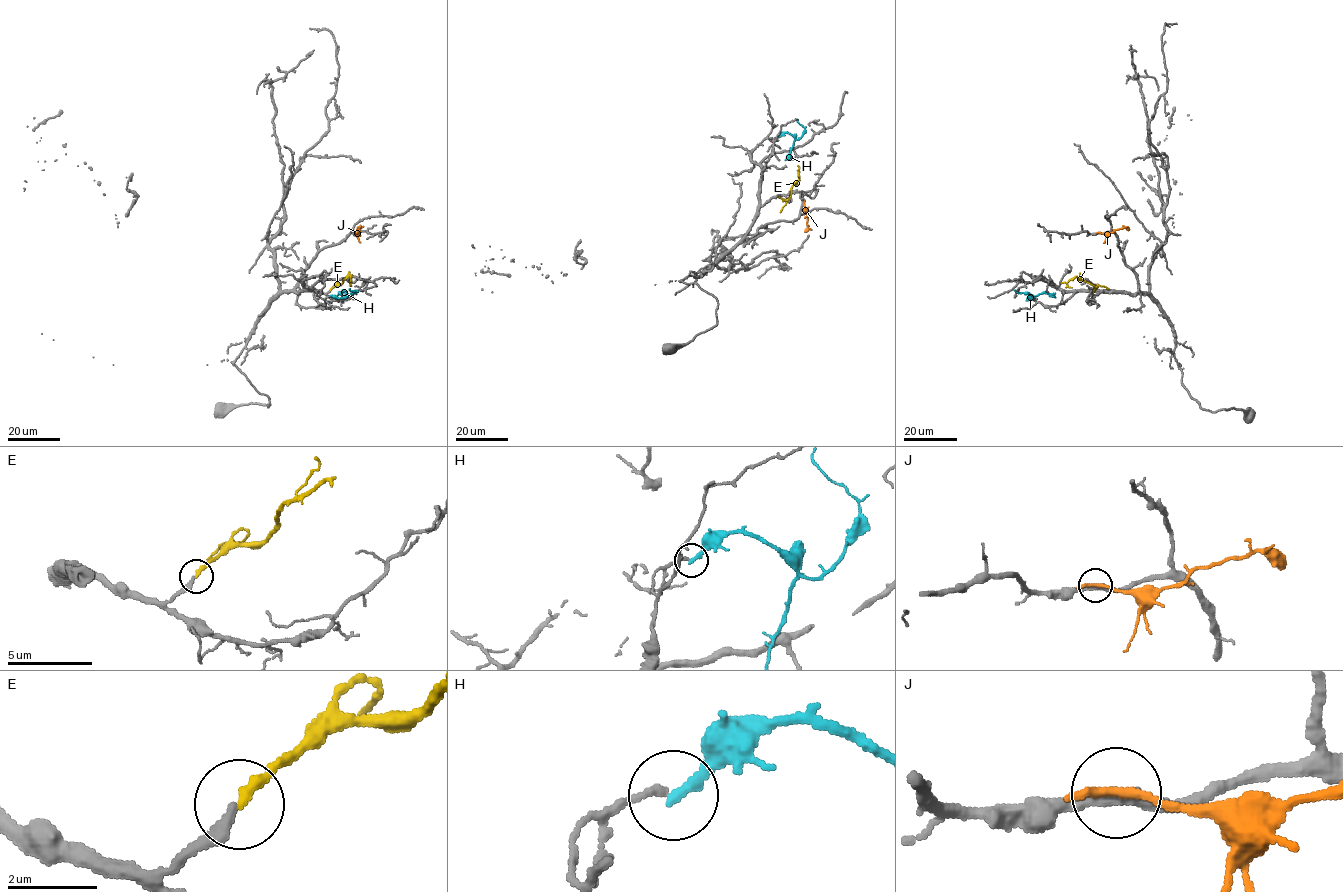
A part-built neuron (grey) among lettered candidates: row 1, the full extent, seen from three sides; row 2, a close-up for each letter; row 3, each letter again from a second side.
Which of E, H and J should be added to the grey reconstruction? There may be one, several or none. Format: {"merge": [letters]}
{"merge": ["E"]}

